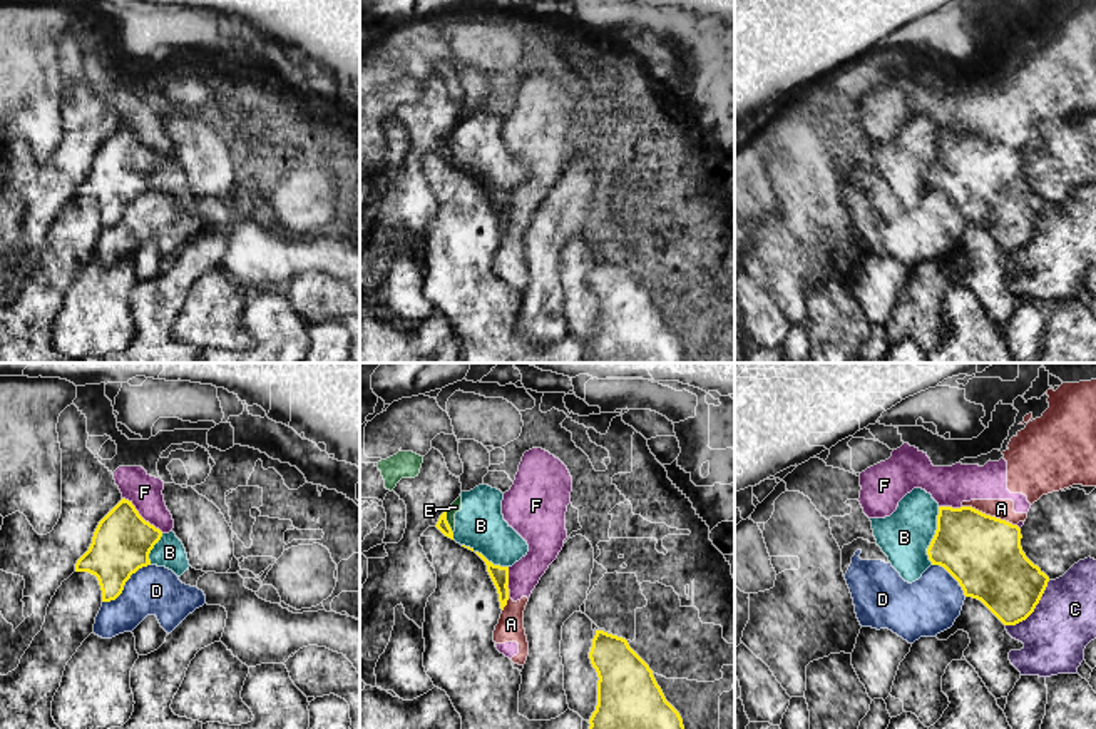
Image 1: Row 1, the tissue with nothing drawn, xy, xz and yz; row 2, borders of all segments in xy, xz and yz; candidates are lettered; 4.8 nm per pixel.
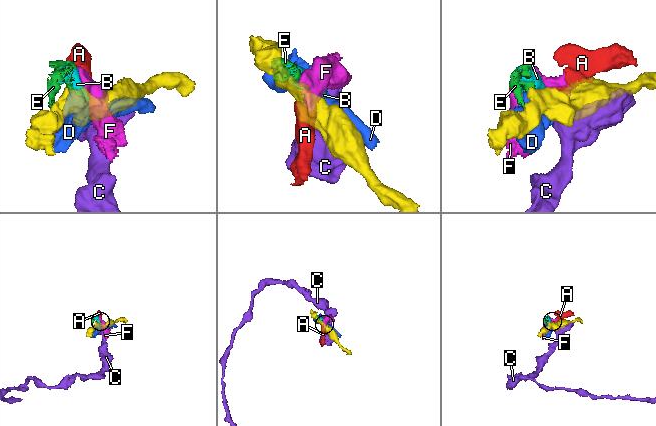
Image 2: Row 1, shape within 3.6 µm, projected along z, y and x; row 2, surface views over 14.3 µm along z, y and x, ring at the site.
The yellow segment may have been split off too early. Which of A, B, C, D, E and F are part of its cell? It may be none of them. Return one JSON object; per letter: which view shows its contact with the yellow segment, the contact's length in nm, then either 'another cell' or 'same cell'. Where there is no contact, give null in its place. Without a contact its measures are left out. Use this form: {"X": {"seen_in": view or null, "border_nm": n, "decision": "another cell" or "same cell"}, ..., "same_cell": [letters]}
{"A": {"seen_in": "yz", "border_nm": 280, "decision": "another cell"}, "B": {"seen_in": "yz", "border_nm": 280, "decision": "another cell"}, "C": {"seen_in": "yz", "border_nm": 300, "decision": "another cell"}, "D": {"seen_in": "xy", "border_nm": 300, "decision": "another cell"}, "E": {"seen_in": "xz", "border_nm": 110, "decision": "another cell"}, "F": {"seen_in": "xy", "border_nm": 260, "decision": "another cell"}, "same_cell": []}

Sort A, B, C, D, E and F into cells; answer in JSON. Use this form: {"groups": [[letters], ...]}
{"groups": [["A", "F"], ["B", "E"], ["C"], ["D"]]}

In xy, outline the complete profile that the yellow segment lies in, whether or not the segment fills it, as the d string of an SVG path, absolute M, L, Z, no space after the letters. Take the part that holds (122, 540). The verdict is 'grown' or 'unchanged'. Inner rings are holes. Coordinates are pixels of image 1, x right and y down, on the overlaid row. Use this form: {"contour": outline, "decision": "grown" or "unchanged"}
{"contour": "M122 498L97 525L89 550L75 572L97 577L102 602L115 600L139 568L151 565L149 553L162 532L146 522L132 502Z", "decision": "unchanged"}

